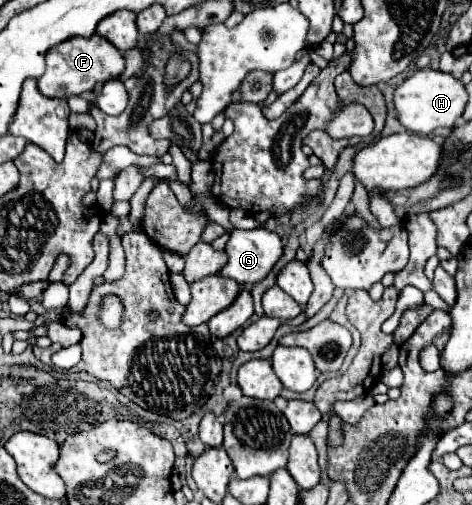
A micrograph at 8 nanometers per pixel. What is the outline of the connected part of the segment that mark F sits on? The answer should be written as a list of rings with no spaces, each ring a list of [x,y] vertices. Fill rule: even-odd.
[[[94,33],[90,39],[66,39],[66,43],[60,43],[46,53],[46,71],[38,79],[38,89],[46,97],[68,99],[72,95],[86,95],[98,83],[120,79],[124,69],[126,61],[122,53],[108,39],[102,39],[102,35]]]

